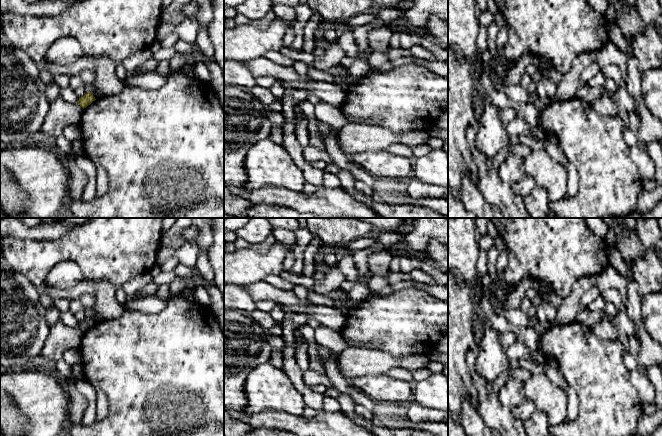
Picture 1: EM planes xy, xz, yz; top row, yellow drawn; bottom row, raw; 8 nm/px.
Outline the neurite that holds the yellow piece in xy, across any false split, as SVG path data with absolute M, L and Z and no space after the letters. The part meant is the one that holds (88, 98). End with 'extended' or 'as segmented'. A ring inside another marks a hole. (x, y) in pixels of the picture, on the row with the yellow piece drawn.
M87 92L83 97L79 98L78 105L80 105L84 109L95 100L96 99L93 96L92 92Z; as segmented

